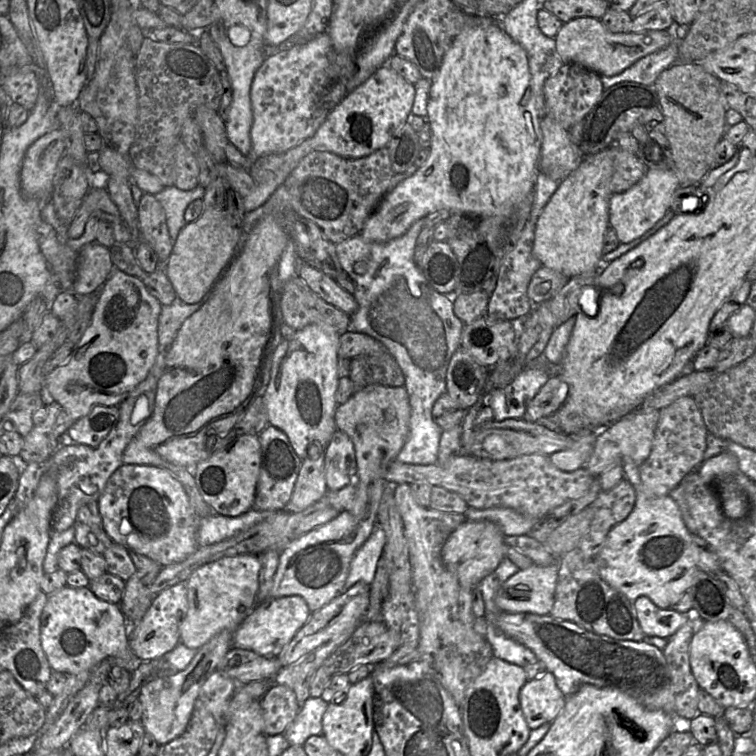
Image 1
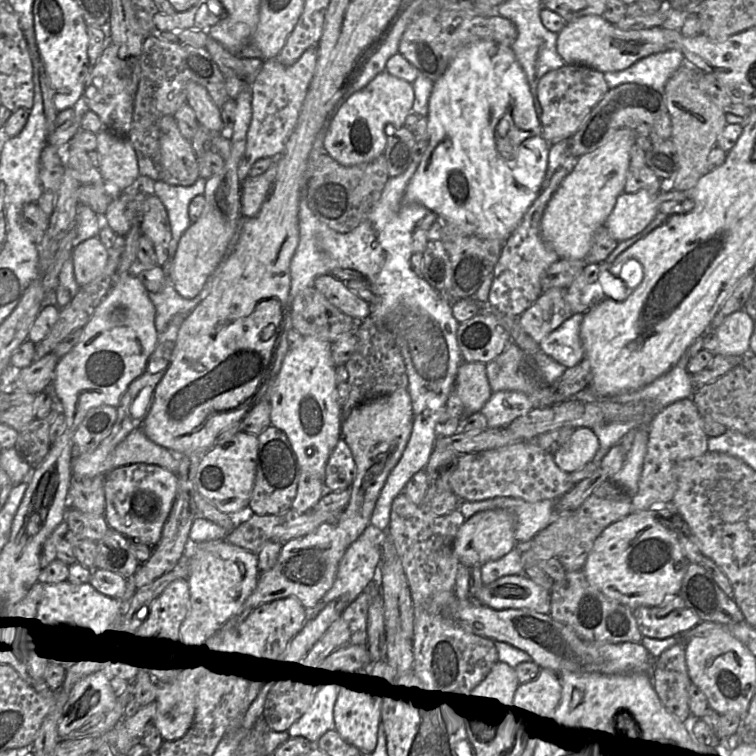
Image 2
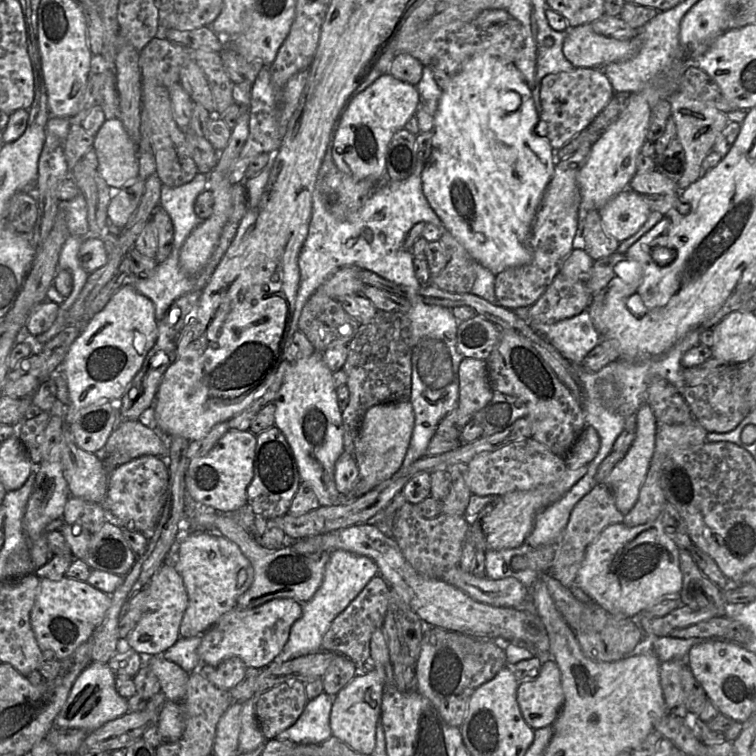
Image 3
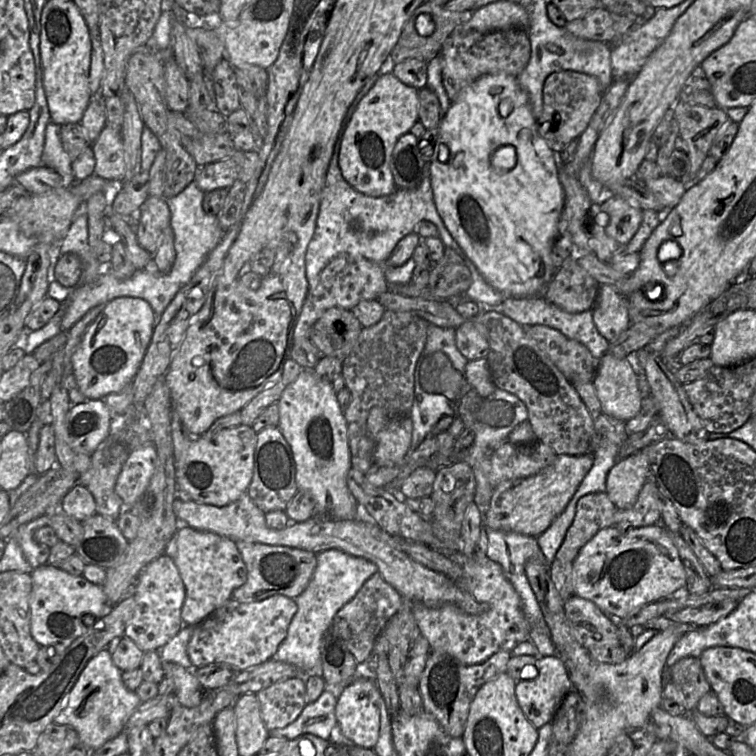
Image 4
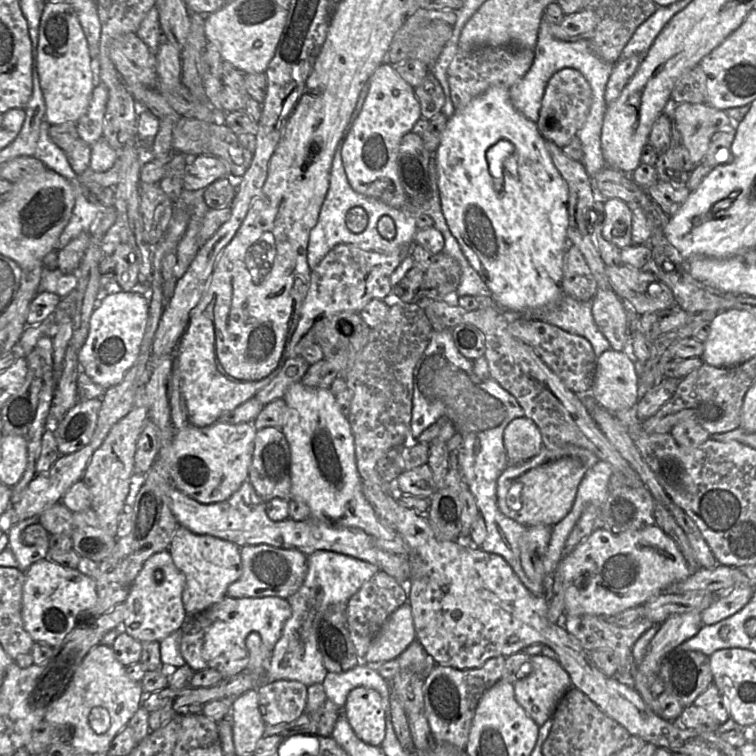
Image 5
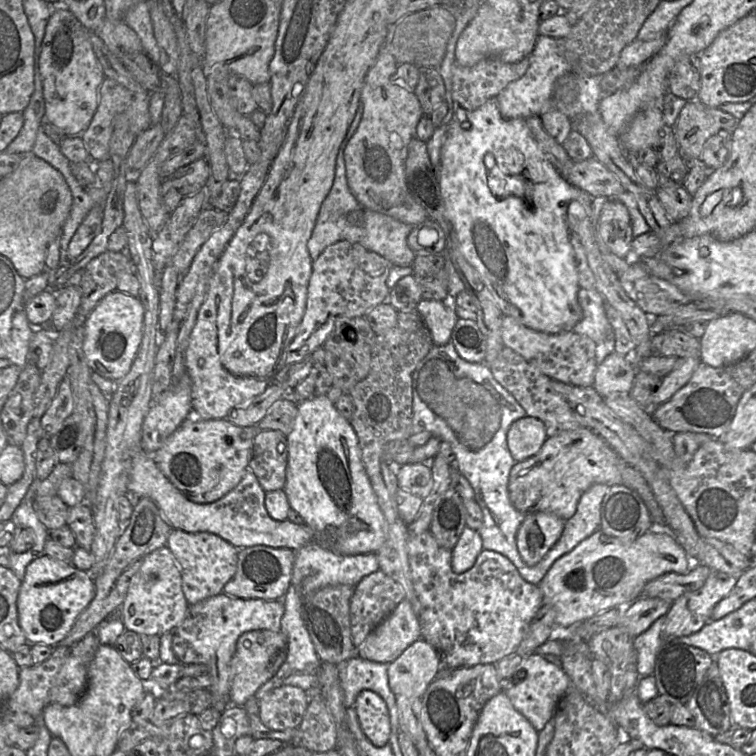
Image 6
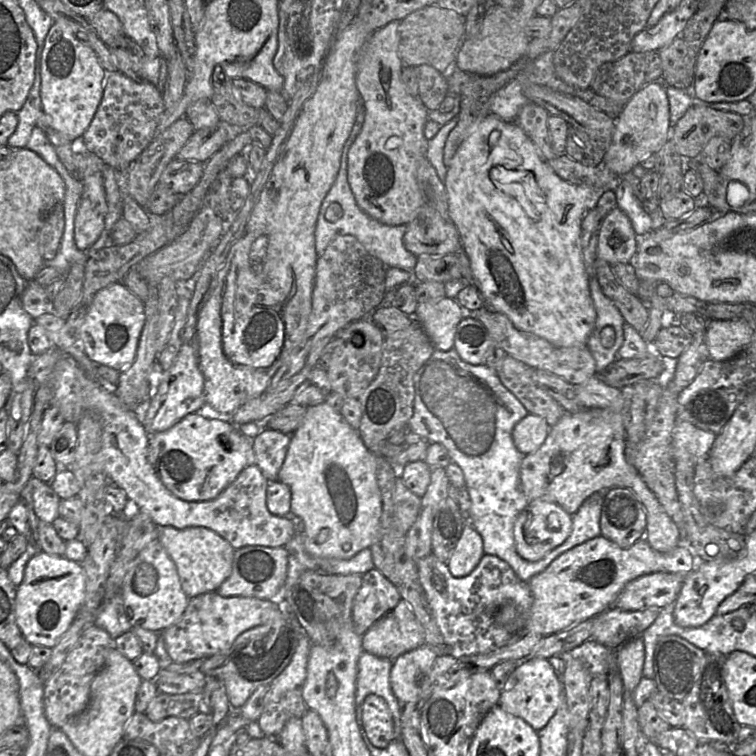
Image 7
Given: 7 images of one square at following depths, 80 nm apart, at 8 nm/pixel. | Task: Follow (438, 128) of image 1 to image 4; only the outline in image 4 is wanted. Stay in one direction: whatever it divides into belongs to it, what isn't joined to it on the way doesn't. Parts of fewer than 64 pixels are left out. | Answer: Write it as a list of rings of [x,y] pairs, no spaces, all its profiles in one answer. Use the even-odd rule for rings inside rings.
[[[488,74],[480,77],[478,80],[476,80],[474,83],[472,83],[470,86],[465,88],[456,101],[451,103],[451,106],[447,113],[441,118],[440,123],[439,123],[439,129],[440,133],[438,136],[438,141],[435,146],[435,151],[433,154],[433,157],[429,163],[429,169],[430,169],[430,178],[431,178],[431,186],[433,190],[433,197],[435,201],[435,205],[437,208],[437,211],[442,218],[446,228],[450,232],[450,234],[453,236],[453,238],[457,241],[465,255],[474,263],[480,274],[484,277],[484,279],[496,290],[500,291],[505,297],[513,297],[513,298],[526,298],[526,297],[534,297],[534,296],[540,296],[547,285],[550,283],[552,280],[554,274],[555,274],[555,267],[553,264],[553,259],[552,259],[552,250],[553,246],[555,243],[555,239],[557,236],[557,230],[558,230],[558,222],[560,219],[560,216],[562,214],[563,208],[564,208],[564,190],[562,188],[562,185],[559,181],[558,178],[558,162],[556,159],[557,154],[559,152],[554,152],[548,145],[547,141],[542,138],[537,130],[537,120],[535,119],[533,112],[532,112],[532,107],[529,99],[528,93],[525,91],[525,89],[520,85],[518,81],[518,76],[512,76],[508,74]],[[504,145],[512,145],[515,147],[515,158],[512,159],[509,163],[509,168],[508,169],[500,169],[498,170],[495,168],[492,163],[491,163],[491,157],[492,154],[501,146]]]

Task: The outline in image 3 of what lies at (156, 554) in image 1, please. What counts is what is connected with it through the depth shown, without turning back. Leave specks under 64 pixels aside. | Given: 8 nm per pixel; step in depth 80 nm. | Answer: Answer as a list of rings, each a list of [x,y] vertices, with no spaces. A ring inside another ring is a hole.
[[[154,455],[135,458],[110,473],[103,507],[121,528],[141,532],[149,541],[167,500],[169,479],[168,458]]]

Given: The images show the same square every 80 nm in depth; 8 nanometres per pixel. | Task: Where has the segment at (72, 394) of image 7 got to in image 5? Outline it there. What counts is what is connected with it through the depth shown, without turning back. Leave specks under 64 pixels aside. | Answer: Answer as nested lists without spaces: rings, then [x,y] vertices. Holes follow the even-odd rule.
[[[249,480],[227,500],[211,504],[201,504],[187,496],[174,485],[169,486],[170,509],[178,524],[195,534],[211,535],[232,542],[239,548],[246,545],[269,545],[276,548],[293,549],[308,556],[318,550],[333,551],[376,565],[394,577],[401,585],[409,581],[408,559],[378,548],[362,530],[334,528],[319,520],[294,521],[287,518],[274,522],[265,512],[265,502],[257,495]]]

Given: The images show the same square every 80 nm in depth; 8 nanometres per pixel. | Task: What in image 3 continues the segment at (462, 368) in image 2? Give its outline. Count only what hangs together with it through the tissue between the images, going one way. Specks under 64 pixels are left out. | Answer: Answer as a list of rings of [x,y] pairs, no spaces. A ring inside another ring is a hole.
[[[464,358],[459,366],[459,405],[457,408],[457,424],[460,430],[473,418],[474,414],[485,407],[493,397],[486,360]]]

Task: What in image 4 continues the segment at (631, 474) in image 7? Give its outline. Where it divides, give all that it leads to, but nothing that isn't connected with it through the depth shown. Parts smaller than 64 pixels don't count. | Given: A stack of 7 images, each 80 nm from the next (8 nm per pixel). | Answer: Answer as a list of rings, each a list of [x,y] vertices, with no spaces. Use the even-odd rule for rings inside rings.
[[[557,454],[554,462],[529,477],[506,480],[494,489],[483,517],[483,528],[538,536],[563,512],[593,464],[593,454]]]

